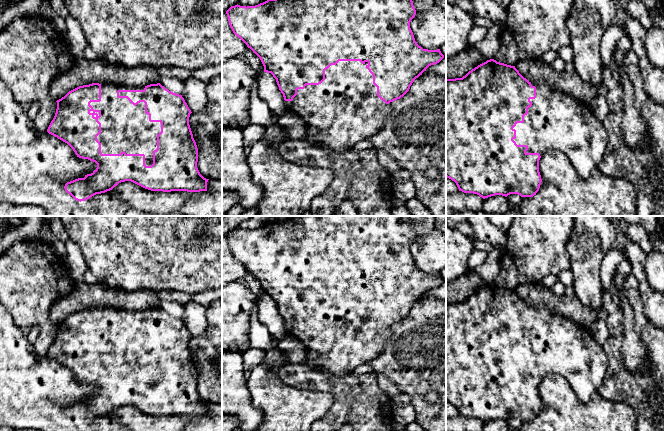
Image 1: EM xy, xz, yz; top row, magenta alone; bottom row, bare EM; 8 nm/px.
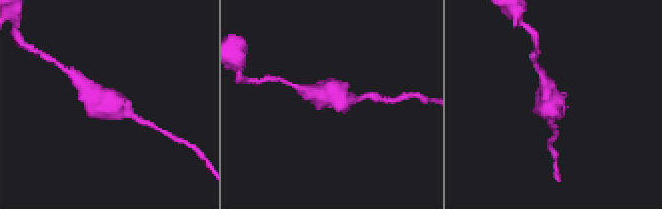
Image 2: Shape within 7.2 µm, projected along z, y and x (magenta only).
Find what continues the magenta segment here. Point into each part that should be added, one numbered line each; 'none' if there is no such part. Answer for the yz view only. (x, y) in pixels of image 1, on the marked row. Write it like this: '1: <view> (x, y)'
1: yz (555, 121)

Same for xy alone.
1: xy (124, 127)

